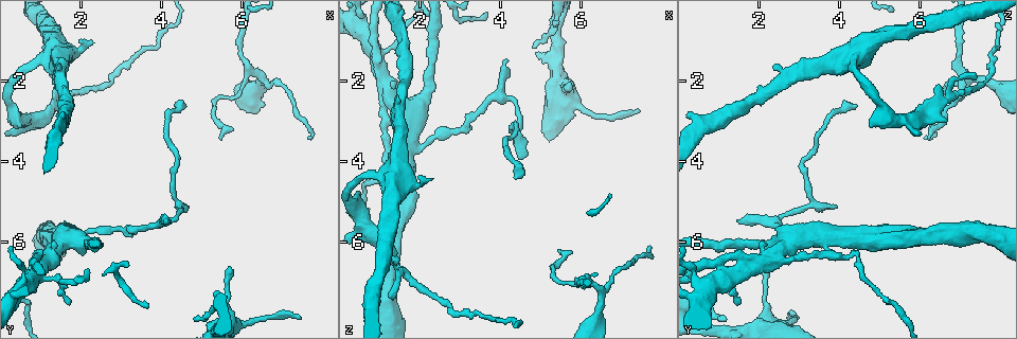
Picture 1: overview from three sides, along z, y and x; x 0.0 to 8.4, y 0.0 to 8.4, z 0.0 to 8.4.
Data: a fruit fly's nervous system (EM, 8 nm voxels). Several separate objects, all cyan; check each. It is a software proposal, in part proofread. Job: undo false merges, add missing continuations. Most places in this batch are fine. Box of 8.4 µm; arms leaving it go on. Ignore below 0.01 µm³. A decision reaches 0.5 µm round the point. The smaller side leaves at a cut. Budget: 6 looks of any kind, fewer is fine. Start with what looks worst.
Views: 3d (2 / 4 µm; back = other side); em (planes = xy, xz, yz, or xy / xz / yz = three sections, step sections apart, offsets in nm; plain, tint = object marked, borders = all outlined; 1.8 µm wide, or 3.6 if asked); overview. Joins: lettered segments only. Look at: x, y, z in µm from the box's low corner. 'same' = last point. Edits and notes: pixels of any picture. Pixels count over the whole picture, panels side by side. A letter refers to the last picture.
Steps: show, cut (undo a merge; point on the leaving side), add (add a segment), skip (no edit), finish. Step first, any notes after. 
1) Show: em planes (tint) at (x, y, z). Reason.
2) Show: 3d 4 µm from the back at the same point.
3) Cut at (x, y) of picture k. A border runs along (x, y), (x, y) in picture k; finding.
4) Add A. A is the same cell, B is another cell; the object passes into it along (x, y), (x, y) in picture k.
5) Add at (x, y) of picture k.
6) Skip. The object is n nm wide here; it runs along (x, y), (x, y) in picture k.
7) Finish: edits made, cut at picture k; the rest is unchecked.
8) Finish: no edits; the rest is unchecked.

Show: 3d 2 µm at (5.40, 3.45, 6.15). An open end.

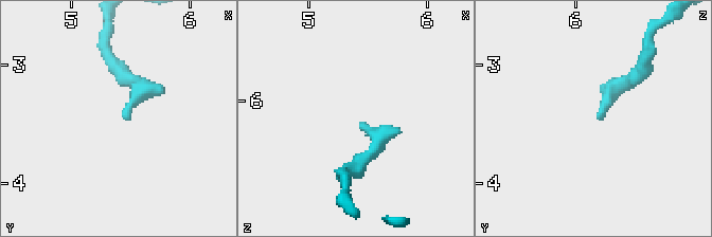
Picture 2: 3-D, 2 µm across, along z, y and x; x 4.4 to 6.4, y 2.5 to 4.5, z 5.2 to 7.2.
Show: em planes (borders) at (5.46, 3.44, 6.16). Need the tissue.

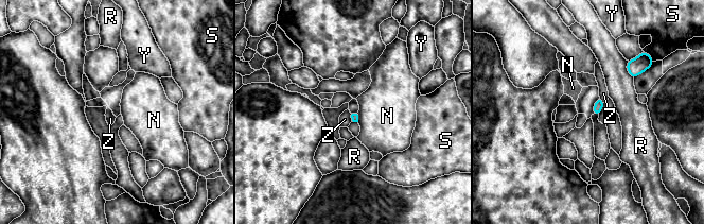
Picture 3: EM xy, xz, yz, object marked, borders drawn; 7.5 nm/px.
Skip. The longest contact is with R, 140 nm; N, R, S, Y and Z are other cells; a border runs along (599, 96), (603, 102) in picture 3; no lettered segment goes on from it.

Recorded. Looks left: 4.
Show: em planes (borders) at (2.30, 1.10, 4.50). An open end.

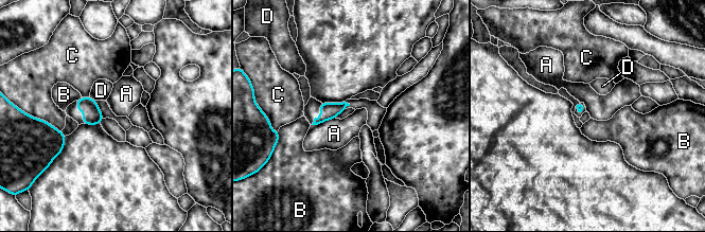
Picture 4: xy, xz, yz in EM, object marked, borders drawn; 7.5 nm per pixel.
Skip. A, B, C and D are other cells; a border runs along (335, 118), (312, 125) in picture 4; none of them fits.

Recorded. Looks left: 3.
Show: em yz step 16 (borders) at (4.15, 5.45, 1.50). Free end.

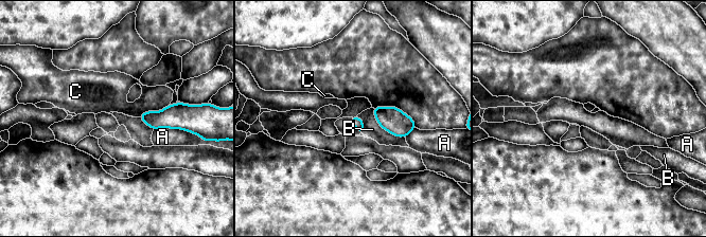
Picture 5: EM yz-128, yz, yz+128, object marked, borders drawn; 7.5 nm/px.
Show: em xy step 16 (borders) at the same point. Cut it another way.

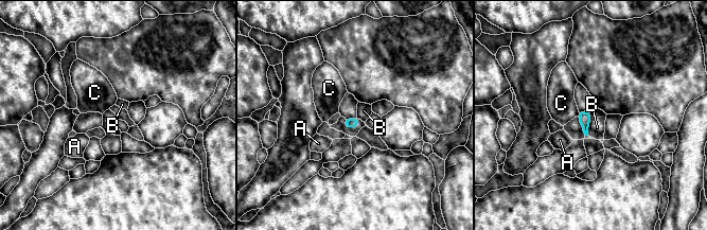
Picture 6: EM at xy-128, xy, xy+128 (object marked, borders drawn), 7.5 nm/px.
Skip. The longest contact is with B, 180 nm; A, B and C are other cells; a border runs along (590, 112), (587, 135) in picture 6; none of them fits.

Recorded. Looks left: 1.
Finish: no edits; the rest is unchecked.

